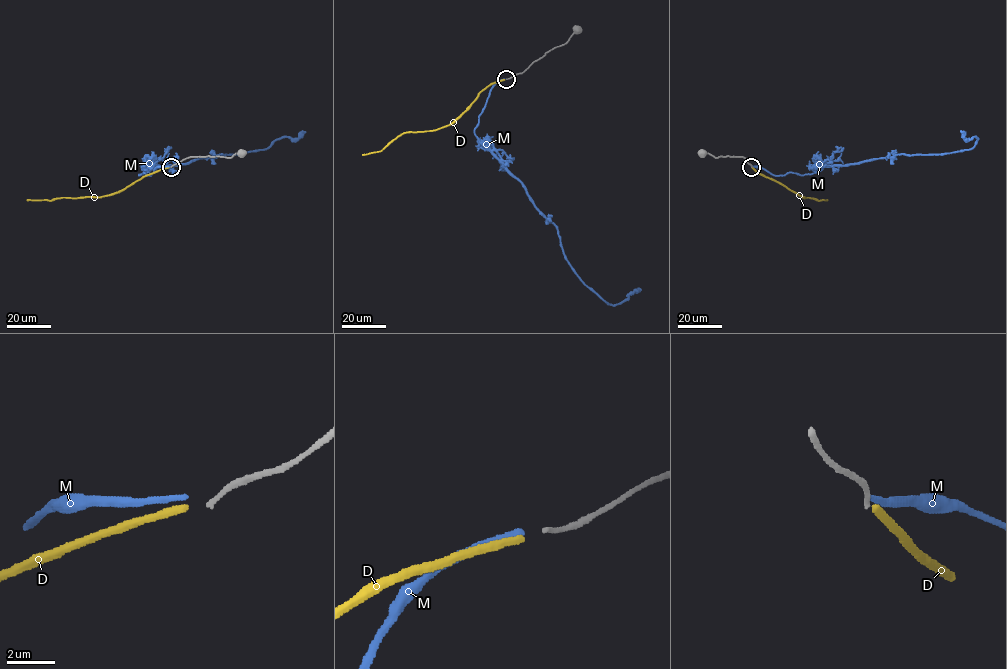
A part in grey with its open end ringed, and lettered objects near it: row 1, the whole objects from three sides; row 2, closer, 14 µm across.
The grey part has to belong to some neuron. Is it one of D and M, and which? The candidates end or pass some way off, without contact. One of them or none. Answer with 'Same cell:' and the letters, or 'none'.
Same cell: none

